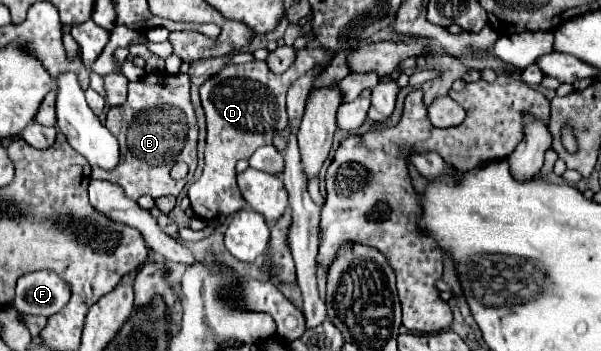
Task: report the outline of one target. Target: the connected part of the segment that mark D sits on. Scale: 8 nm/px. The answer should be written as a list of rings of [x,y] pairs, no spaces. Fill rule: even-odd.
[[[306,47],[300,49],[294,63],[280,75],[270,73],[264,61],[252,61],[244,65],[224,65],[218,75],[210,77],[200,87],[202,107],[206,111],[208,121],[208,137],[206,137],[206,151],[204,151],[204,171],[202,175],[188,187],[188,199],[192,203],[194,215],[212,221],[218,215],[232,215],[246,207],[246,201],[236,185],[236,163],[240,159],[250,159],[252,153],[262,147],[270,145],[274,135],[286,129],[286,91],[288,87],[302,77],[308,69],[324,59],[324,49],[320,47]]]

